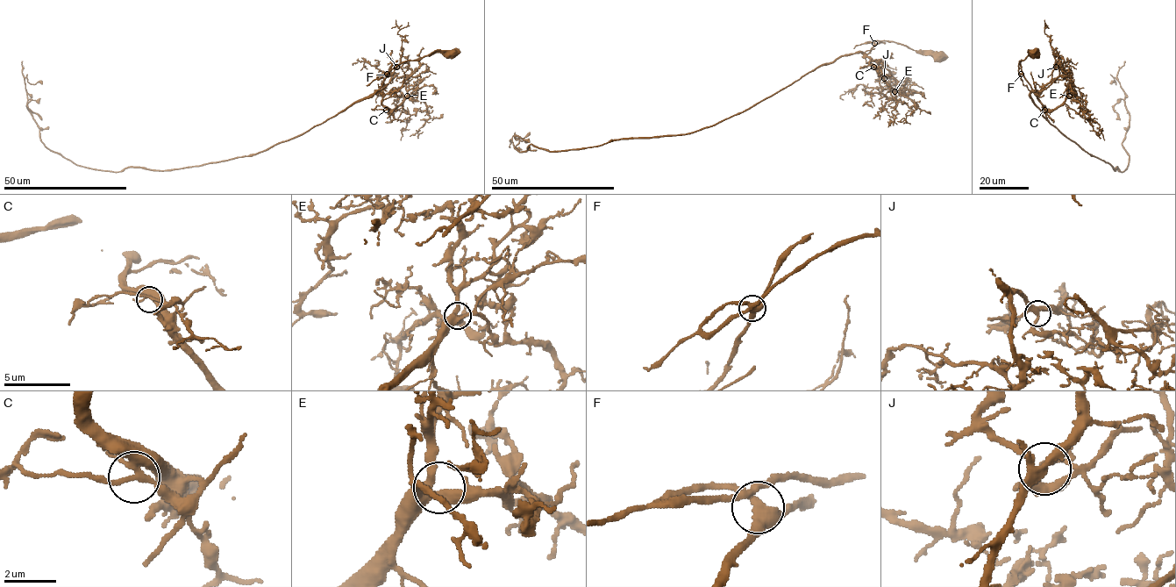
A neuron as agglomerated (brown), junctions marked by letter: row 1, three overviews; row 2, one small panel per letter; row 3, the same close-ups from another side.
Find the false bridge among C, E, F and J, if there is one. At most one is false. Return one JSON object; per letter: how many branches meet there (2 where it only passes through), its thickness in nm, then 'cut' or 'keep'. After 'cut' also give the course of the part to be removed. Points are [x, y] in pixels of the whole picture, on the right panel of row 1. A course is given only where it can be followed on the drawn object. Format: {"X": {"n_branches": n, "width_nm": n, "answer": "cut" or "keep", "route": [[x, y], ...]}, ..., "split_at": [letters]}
{"C": {"n_branches": 5, "width_nm": 320, "answer": "keep"}, "E": {"n_branches": 5, "width_nm": 360, "answer": "keep"}, "F": {"n_branches": 5, "width_nm": 400, "answer": "keep"}, "J": {"n_branches": 5, "width_nm": 320, "answer": "keep"}, "split_at": []}

